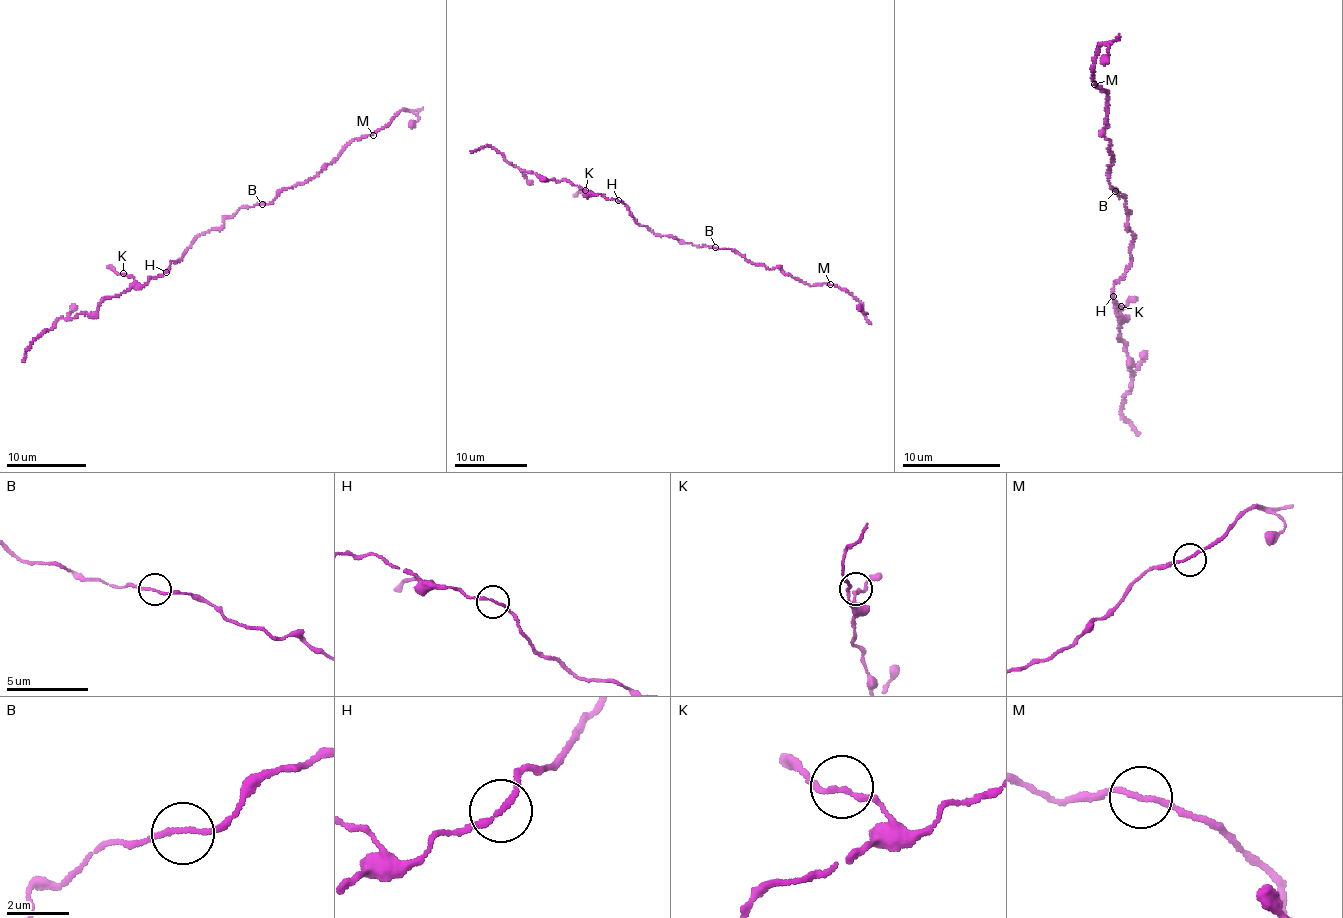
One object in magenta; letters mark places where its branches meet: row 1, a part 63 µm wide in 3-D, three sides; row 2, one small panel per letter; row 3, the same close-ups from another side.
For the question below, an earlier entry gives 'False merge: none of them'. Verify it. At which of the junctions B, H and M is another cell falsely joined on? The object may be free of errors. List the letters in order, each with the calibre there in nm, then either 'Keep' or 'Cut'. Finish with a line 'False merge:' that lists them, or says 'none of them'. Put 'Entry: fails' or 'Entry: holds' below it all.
B: Thickness 150 nm. Keep
H: Thickness 160 nm. Keep
M: Thickness 170 nm. Keep
False merge: none of them
Entry: holds

